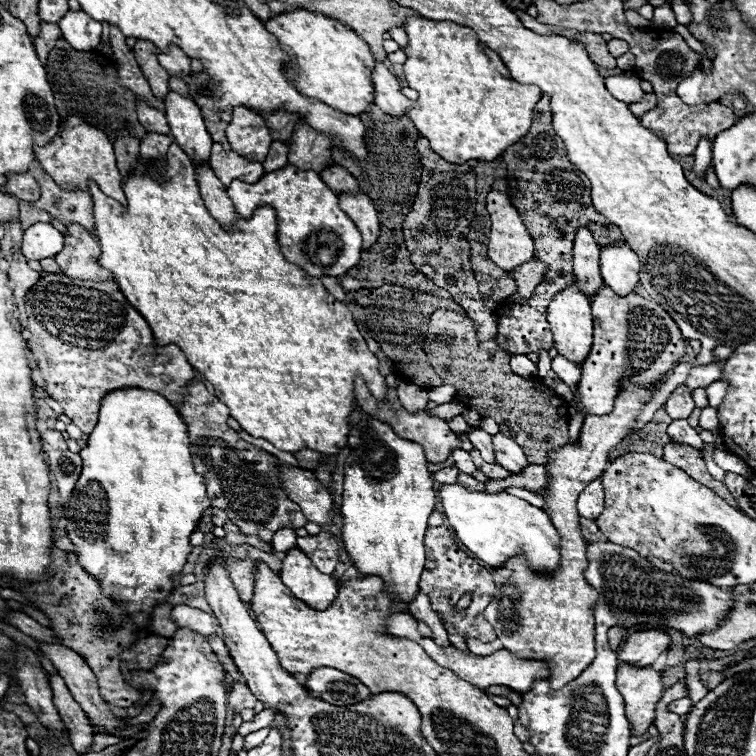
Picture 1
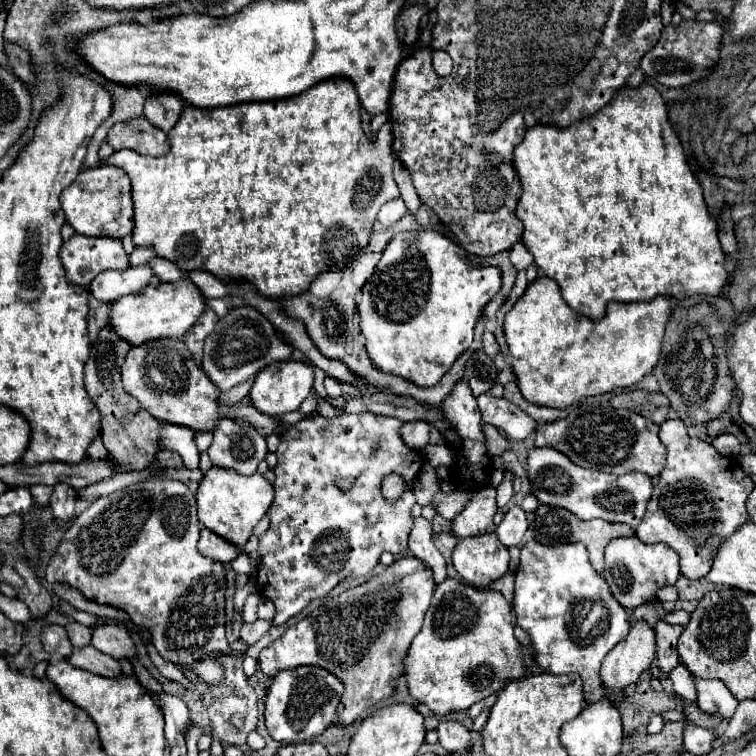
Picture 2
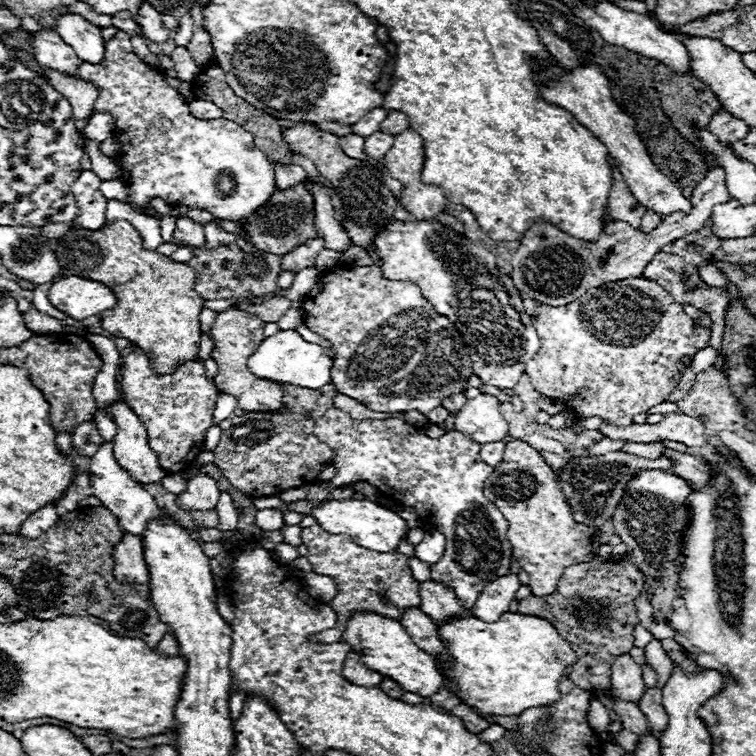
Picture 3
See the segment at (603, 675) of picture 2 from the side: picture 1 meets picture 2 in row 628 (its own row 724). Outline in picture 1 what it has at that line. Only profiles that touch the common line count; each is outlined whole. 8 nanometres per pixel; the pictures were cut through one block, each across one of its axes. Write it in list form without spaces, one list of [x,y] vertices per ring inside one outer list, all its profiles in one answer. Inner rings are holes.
[[[630,664],[618,666],[616,688],[624,696],[626,716],[632,732],[642,736],[654,722],[654,706],[662,698],[662,674],[648,668],[632,668]]]

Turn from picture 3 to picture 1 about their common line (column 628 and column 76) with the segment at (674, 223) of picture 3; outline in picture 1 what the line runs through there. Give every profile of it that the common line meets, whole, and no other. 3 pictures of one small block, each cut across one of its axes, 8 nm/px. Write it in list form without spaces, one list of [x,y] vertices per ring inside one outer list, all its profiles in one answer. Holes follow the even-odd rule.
[[[70,224],[68,226],[68,234],[64,236],[64,250],[58,252],[54,256],[54,260],[58,262],[58,266],[62,268],[62,272],[70,278],[78,278],[78,280],[96,280],[96,282],[102,282],[102,280],[112,280],[112,274],[104,268],[100,268],[98,264],[98,256],[100,256],[100,246],[98,246],[98,240],[86,232],[82,226],[78,224]]]

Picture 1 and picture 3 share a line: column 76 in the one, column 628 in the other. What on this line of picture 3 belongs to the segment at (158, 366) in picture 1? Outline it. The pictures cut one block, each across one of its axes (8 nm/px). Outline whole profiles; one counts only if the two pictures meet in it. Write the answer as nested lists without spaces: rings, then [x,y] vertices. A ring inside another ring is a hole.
[[[648,278],[618,280],[614,284],[604,284],[602,288],[592,288],[582,300],[562,308],[538,304],[538,312],[540,316],[534,322],[534,328],[538,330],[542,346],[526,364],[530,384],[544,396],[568,396],[570,392],[578,394],[580,390],[576,408],[582,416],[600,416],[620,428],[634,424],[632,418],[636,414],[666,402],[682,376],[684,362],[692,362],[694,354],[706,348],[710,340],[710,328],[694,326],[694,320],[682,306],[676,304],[660,284]]]

